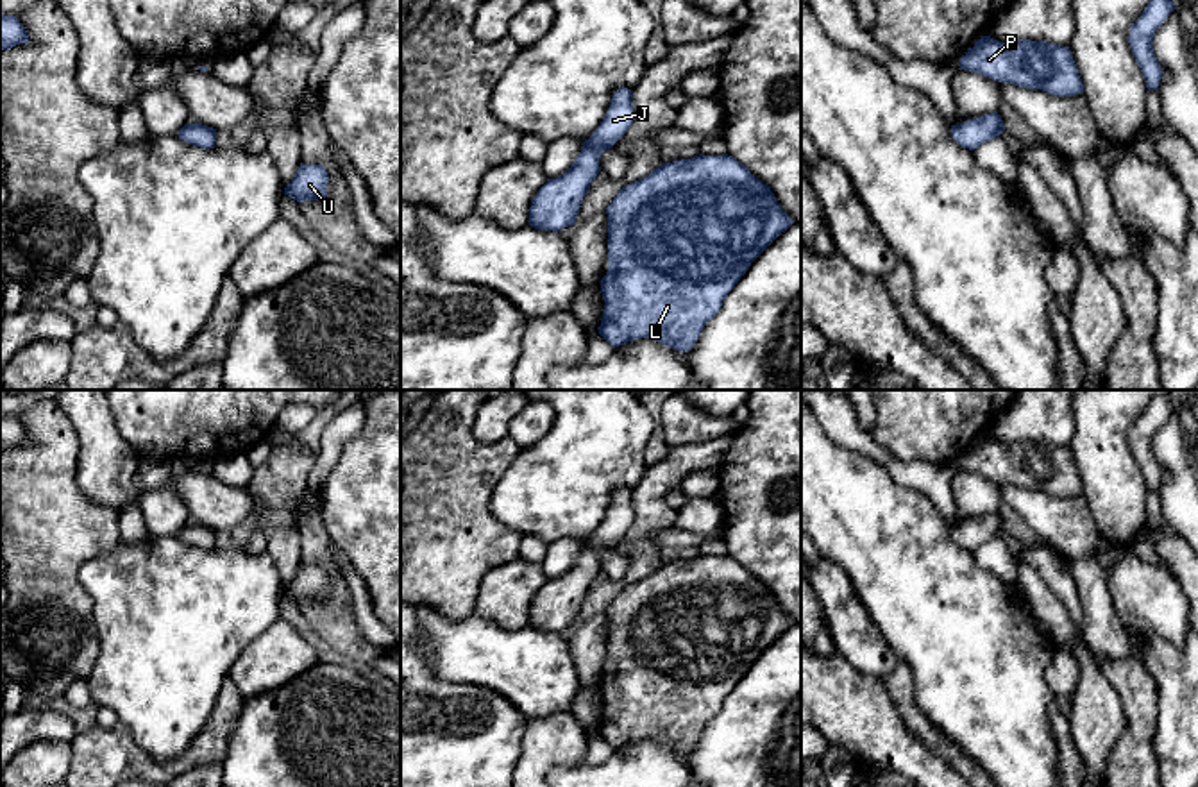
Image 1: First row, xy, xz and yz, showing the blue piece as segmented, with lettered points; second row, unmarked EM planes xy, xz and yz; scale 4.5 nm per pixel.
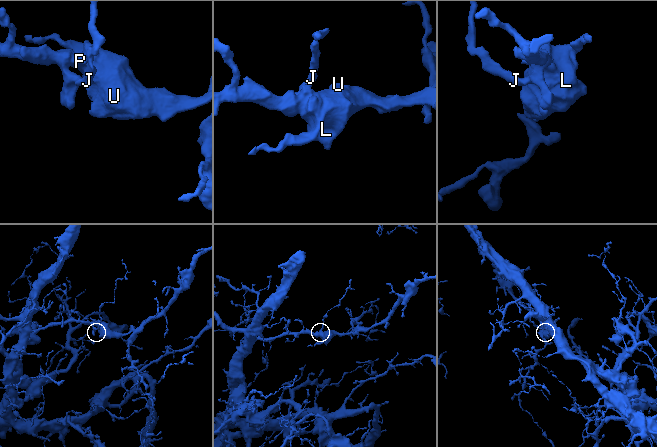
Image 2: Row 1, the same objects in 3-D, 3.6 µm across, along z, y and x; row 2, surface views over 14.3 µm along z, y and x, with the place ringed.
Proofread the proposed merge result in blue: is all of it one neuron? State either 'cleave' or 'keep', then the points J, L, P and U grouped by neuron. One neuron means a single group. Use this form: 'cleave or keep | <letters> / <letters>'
keep | J L P U

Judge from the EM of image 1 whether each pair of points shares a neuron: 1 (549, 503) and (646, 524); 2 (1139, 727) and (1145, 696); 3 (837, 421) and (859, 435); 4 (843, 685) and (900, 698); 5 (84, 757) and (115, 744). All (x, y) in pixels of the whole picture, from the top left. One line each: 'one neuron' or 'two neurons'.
1: two neurons
2: one neuron
3: one neuron
4: two neurons
5: one neuron

